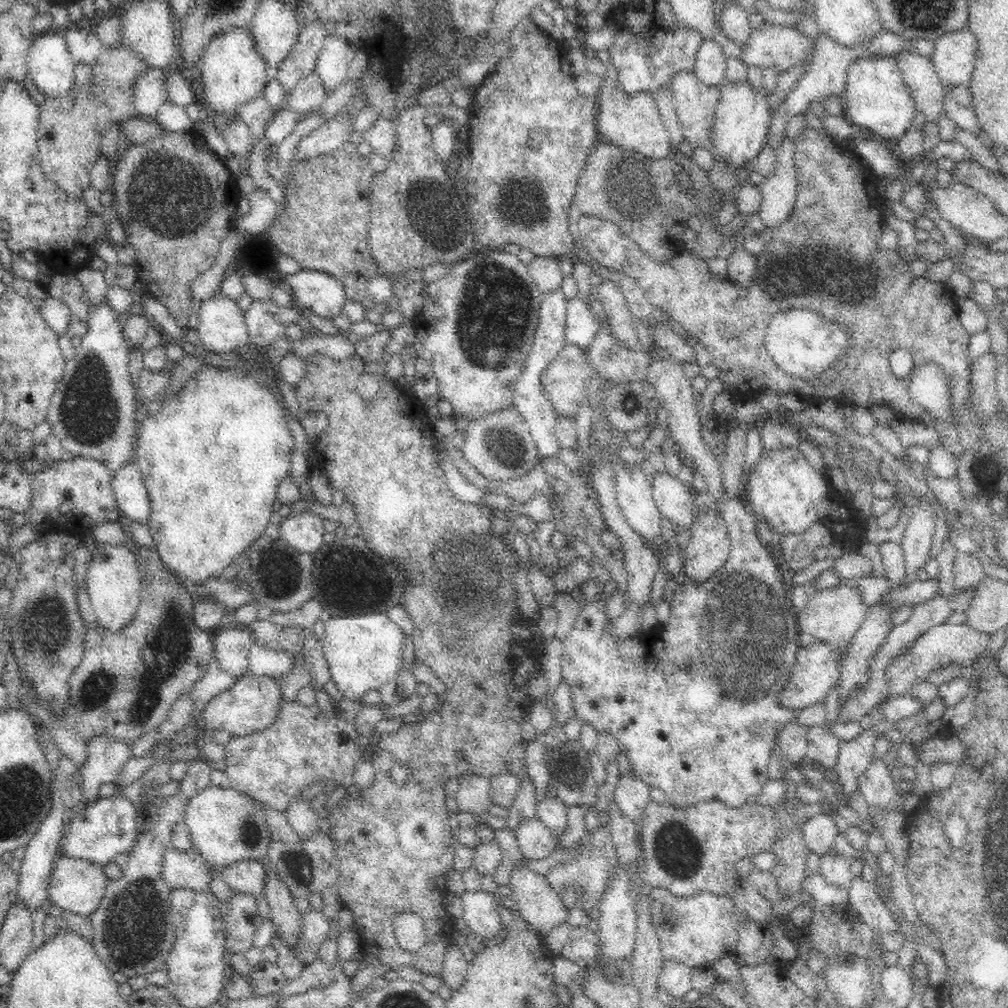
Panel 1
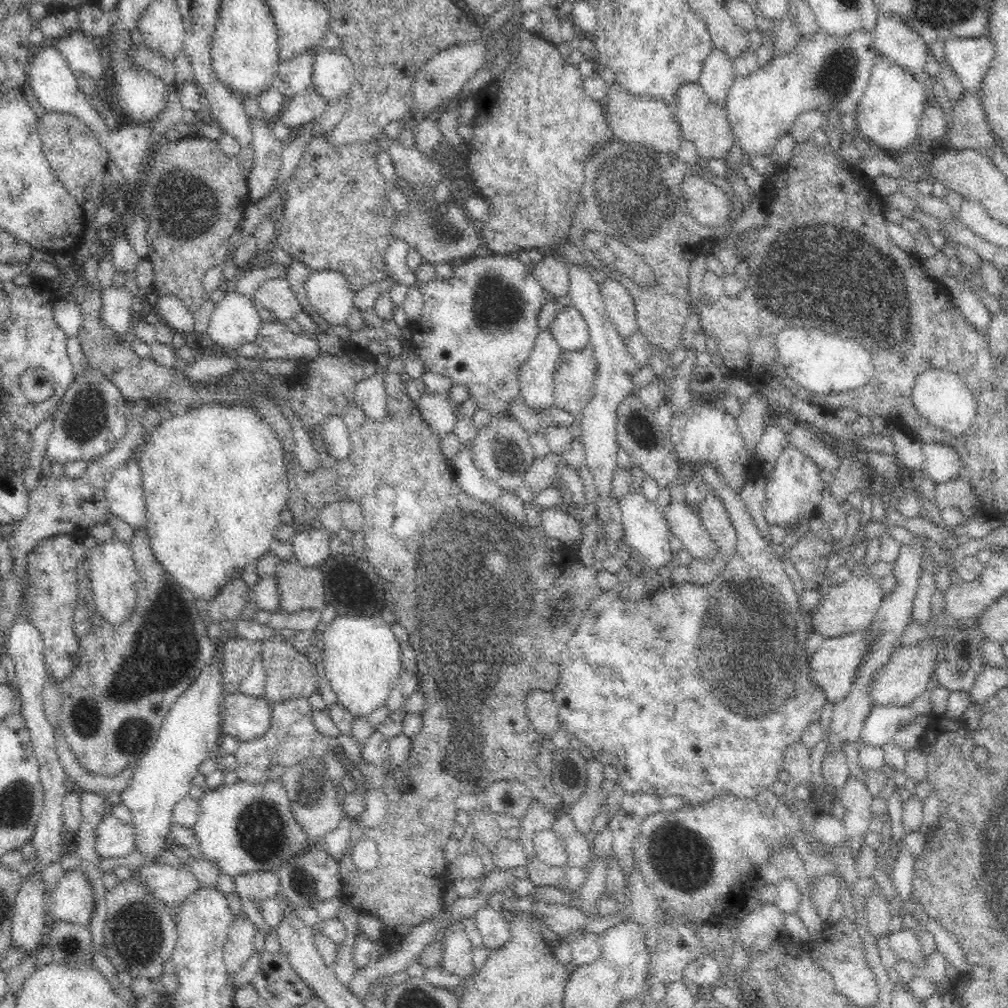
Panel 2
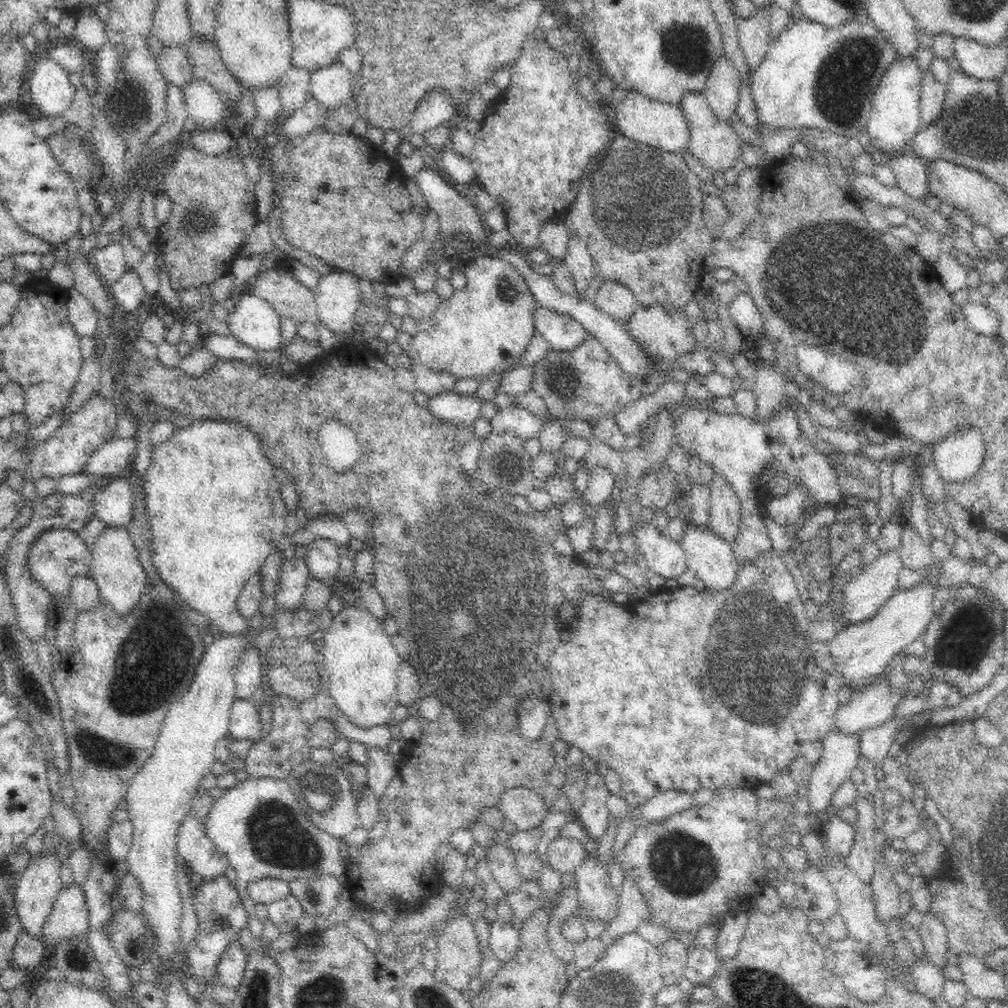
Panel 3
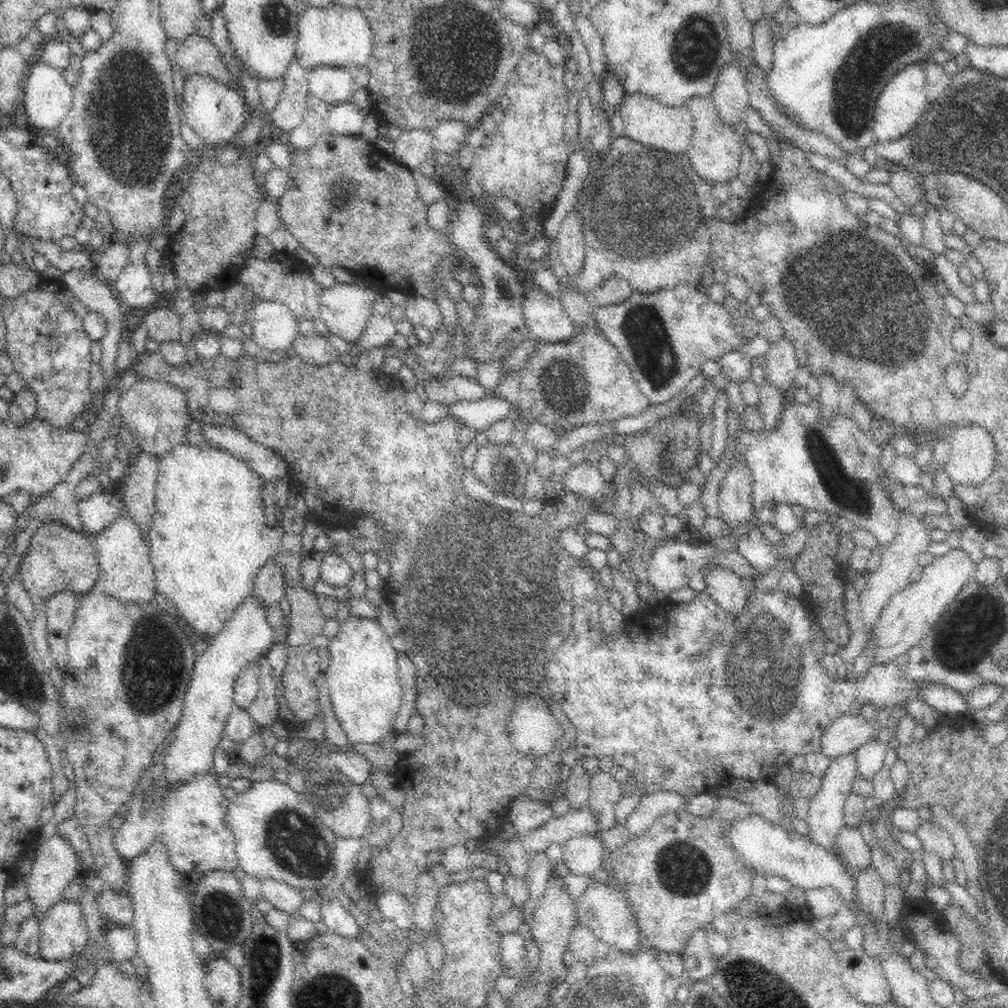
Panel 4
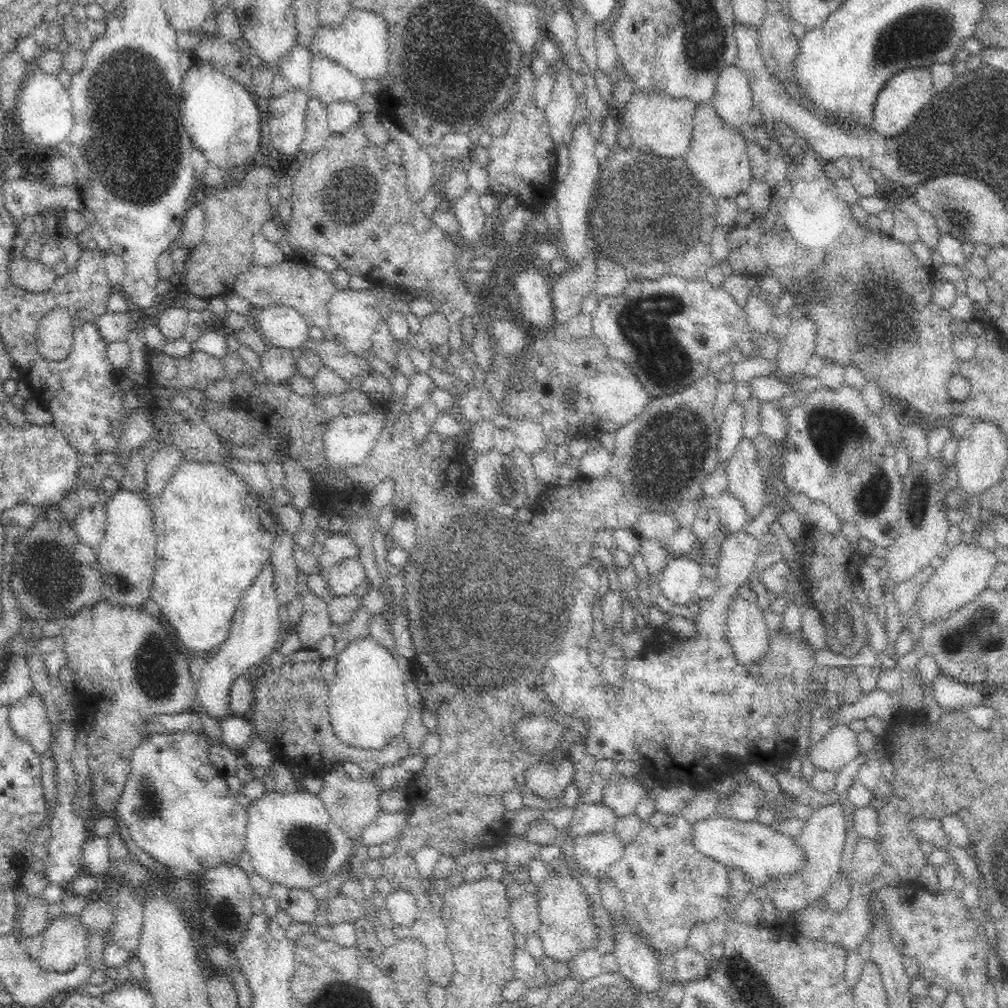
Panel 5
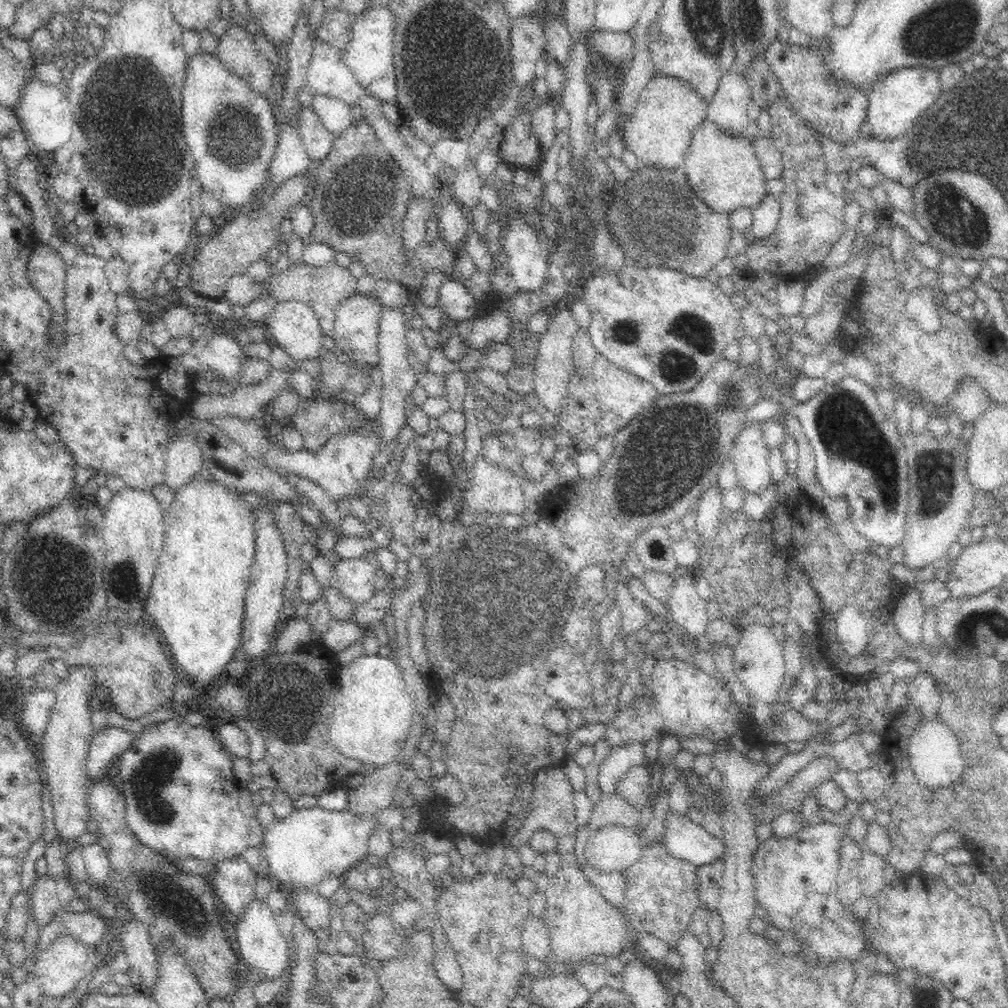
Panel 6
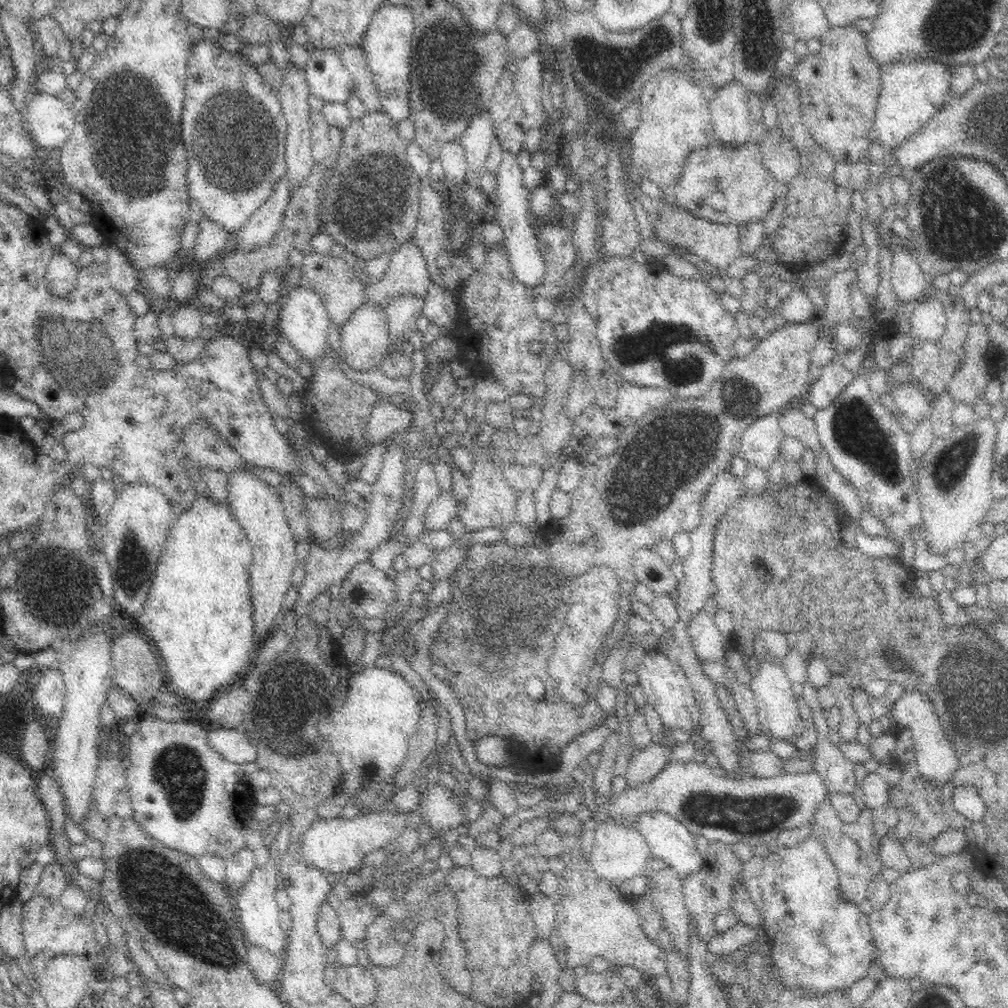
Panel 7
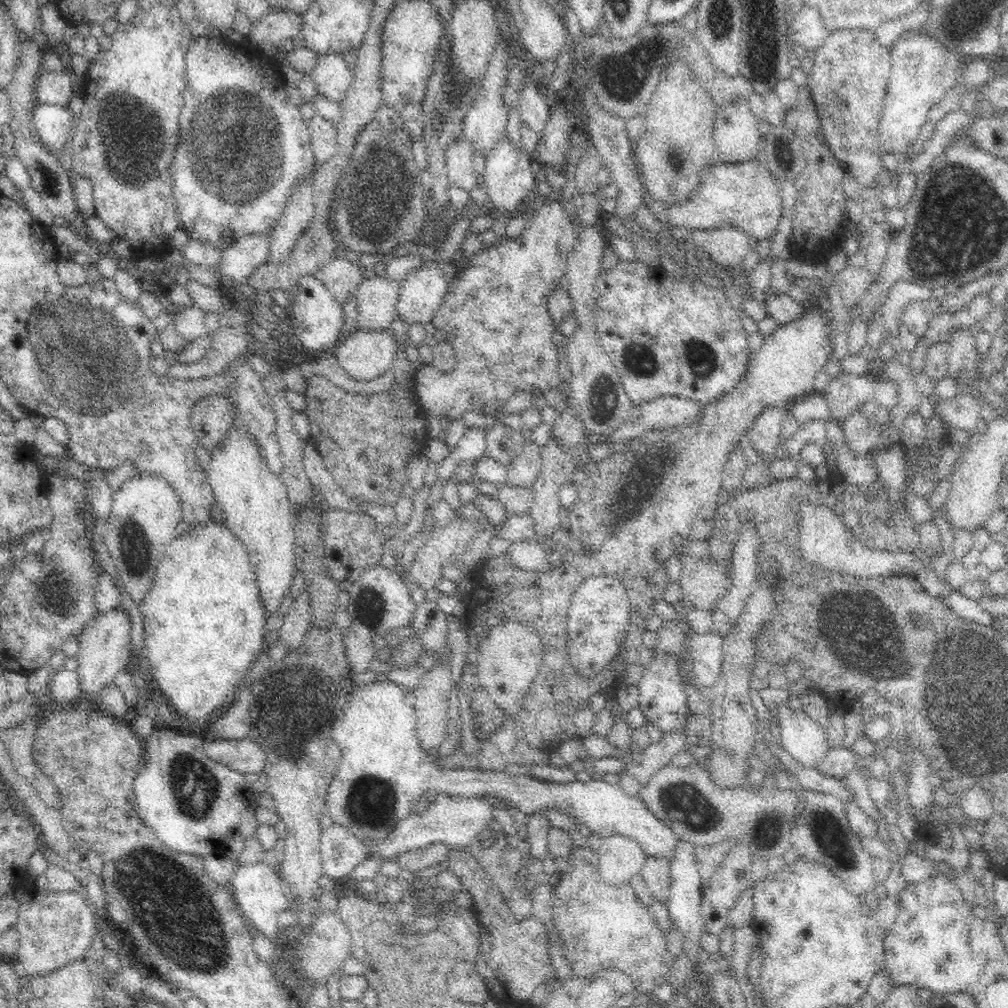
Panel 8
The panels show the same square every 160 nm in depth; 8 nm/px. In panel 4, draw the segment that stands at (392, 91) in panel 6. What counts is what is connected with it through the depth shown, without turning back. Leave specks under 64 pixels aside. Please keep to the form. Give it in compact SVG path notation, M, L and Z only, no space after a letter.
M336 5L336 8L308 8L299 15L295 61L308 70L317 66L346 67L359 70L368 66L375 51L370 23L359 9Z

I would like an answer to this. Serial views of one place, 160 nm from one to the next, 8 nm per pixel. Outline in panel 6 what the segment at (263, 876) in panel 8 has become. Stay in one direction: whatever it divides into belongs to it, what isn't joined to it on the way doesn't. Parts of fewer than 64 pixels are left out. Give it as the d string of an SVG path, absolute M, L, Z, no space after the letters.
M256 894L238 918L236 944L238 944L238 952L240 952L239 958L244 965L256 968L258 973L262 973L263 978L283 978L284 970L290 966L291 948L288 948L289 942L282 938L278 927L276 915L274 920L274 912Z

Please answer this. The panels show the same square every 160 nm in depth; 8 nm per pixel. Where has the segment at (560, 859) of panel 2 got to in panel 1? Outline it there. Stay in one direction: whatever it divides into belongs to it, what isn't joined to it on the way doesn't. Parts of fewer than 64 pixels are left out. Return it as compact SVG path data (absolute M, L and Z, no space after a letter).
M536 817L521 823L514 830L524 859L544 860L559 848L550 830Z

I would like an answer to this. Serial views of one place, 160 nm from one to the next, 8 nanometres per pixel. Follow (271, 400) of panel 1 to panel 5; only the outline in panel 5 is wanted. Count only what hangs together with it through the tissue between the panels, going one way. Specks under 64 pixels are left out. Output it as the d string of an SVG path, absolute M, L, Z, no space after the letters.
M191 460L180 465L176 476L152 505L158 560L149 598L162 608L160 614L174 628L180 640L180 651L186 656L208 659L226 642L242 595L262 570L268 554L271 554L276 517L271 513L264 516L260 514L260 509L258 493L235 473L218 463Z

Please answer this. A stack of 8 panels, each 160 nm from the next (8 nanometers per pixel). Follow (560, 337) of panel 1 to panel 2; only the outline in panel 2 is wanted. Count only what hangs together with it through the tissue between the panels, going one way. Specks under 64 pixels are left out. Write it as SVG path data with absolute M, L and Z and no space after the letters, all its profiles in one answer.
M549 329L536 338L532 355L517 371L519 394L528 407L542 413L553 407L553 375L561 349Z

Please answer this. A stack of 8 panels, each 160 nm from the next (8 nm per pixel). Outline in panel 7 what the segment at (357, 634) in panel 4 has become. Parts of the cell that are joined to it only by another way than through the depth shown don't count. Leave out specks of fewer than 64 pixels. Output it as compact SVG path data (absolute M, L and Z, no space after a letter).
M374 666L359 673L351 673L348 681L347 695L343 705L319 726L319 733L331 744L340 763L340 782L338 792L347 797L347 805L356 807L359 815L380 814L394 810L396 790L408 784L397 784L397 774L408 756L409 738L416 732L419 723L419 695L406 680L391 669L380 669Z

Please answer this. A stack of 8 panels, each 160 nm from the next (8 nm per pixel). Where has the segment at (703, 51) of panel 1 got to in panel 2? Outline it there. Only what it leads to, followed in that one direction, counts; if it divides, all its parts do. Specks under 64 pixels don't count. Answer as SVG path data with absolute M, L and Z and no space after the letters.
M714 49L704 61L699 83L708 99L724 109L735 77L729 56L723 50Z

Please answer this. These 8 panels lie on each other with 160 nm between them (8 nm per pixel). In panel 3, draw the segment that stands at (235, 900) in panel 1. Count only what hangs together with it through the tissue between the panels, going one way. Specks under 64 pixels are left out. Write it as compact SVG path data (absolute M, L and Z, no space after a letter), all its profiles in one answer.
M236 940L228 948L219 961L216 975L216 982L235 992L240 986L247 964L247 950Z

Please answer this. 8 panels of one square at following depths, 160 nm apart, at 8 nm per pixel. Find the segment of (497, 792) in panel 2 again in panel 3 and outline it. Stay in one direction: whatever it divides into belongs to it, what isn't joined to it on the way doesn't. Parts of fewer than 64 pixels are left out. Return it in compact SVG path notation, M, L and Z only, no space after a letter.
M524 787L506 789L501 794L497 808L502 812L503 818L512 822L520 832L542 826L548 814L543 800Z

